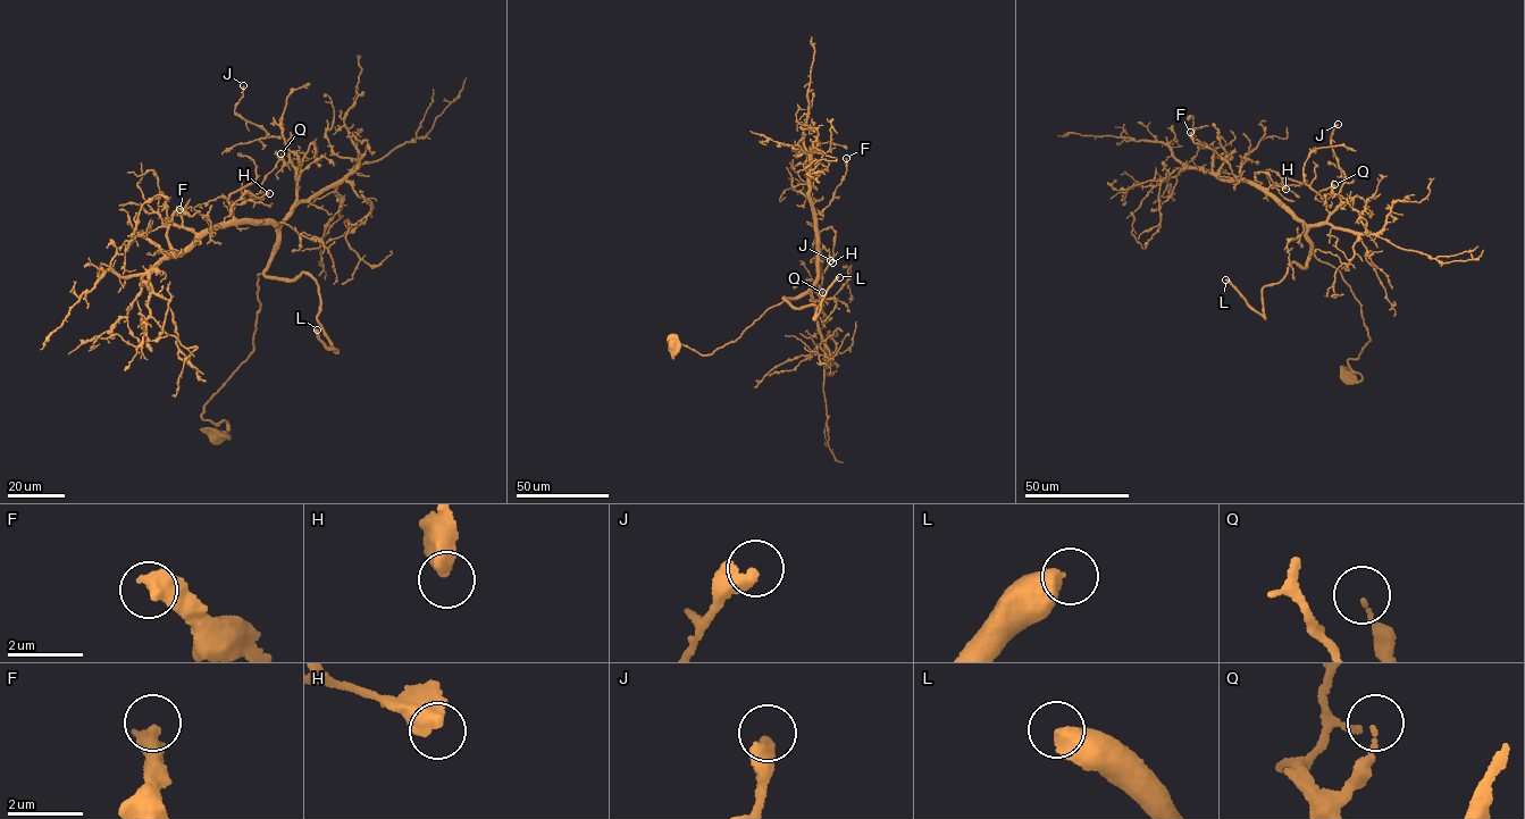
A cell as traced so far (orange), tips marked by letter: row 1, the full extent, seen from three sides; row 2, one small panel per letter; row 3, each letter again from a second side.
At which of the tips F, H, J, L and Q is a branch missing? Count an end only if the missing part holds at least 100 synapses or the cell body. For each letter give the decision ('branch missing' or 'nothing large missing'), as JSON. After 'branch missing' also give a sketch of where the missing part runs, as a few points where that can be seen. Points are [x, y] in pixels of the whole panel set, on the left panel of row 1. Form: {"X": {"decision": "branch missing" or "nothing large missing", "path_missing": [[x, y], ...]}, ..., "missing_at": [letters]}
{"F": {"decision": "nothing large missing"}, "H": {"decision": "nothing large missing"}, "J": {"decision": "nothing large missing"}, "L": {"decision": "branch missing"}, "Q": {"decision": "nothing large missing"}, "missing_at": ["L"]}

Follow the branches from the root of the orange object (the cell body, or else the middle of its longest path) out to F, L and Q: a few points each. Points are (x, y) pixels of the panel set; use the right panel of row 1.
F: (1346, 376), (1362, 378), (1348, 361), (1370, 339), (1350, 287), (1316, 258), (1293, 214), (1237, 180), (1190, 132)
L: (1346, 376), (1362, 378), (1348, 361), (1370, 339), (1338, 269), (1292, 262), (1263, 289), (1264, 316), (1225, 280)
Q: (1346, 376), (1362, 378), (1348, 361), (1367, 328), (1307, 234), (1340, 203), (1334, 184)

